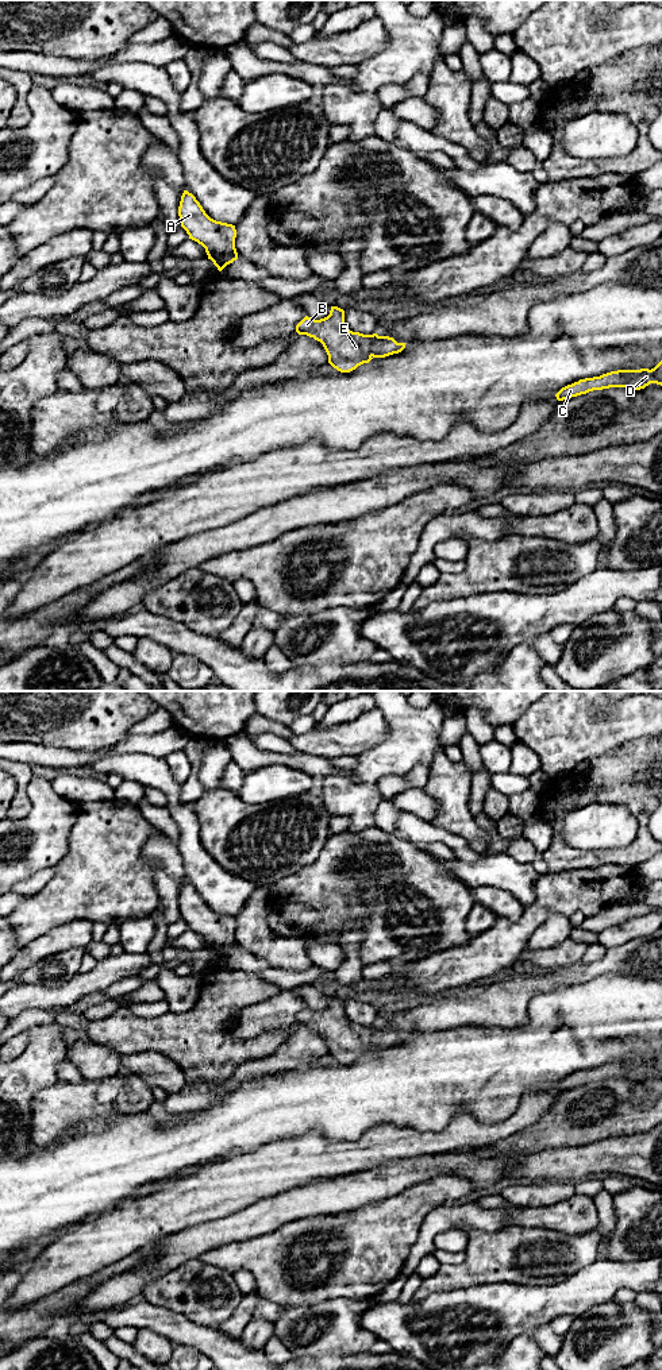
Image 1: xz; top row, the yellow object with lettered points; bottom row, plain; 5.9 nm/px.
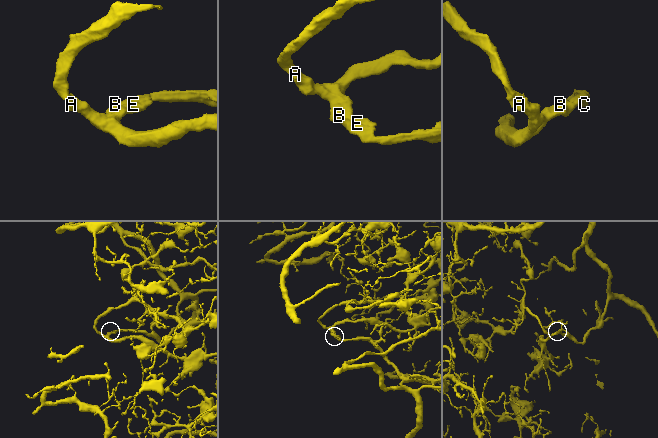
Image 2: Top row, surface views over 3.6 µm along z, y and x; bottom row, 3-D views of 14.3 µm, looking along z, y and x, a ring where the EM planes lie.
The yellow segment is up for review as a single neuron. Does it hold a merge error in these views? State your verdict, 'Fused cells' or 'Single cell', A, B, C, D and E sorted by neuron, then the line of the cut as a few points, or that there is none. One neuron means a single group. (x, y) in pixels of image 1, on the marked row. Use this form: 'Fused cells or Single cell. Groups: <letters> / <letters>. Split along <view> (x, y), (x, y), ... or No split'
Single cell. Groups: A B C D E. No split

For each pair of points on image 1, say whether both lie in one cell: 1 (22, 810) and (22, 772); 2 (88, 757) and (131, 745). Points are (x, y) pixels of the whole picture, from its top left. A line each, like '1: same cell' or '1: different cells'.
1: same cell
2: same cell

